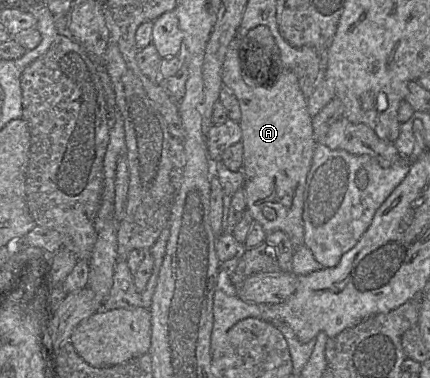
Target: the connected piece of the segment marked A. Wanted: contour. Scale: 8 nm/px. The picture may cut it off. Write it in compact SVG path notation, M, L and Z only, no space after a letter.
M236 37L230 42L221 75L223 86L235 95L241 110L246 210L266 232L285 232L296 249L304 245L304 192L317 145L307 99L291 70L281 70L271 85L252 80L241 65L239 44Z

